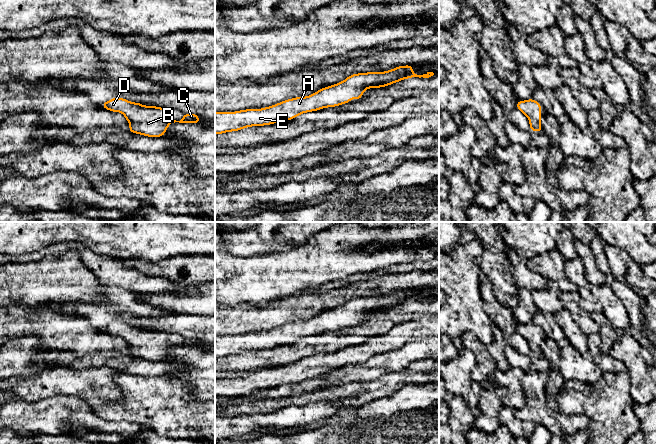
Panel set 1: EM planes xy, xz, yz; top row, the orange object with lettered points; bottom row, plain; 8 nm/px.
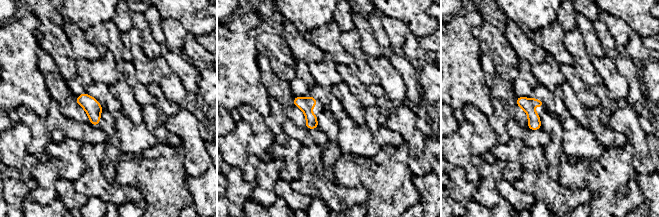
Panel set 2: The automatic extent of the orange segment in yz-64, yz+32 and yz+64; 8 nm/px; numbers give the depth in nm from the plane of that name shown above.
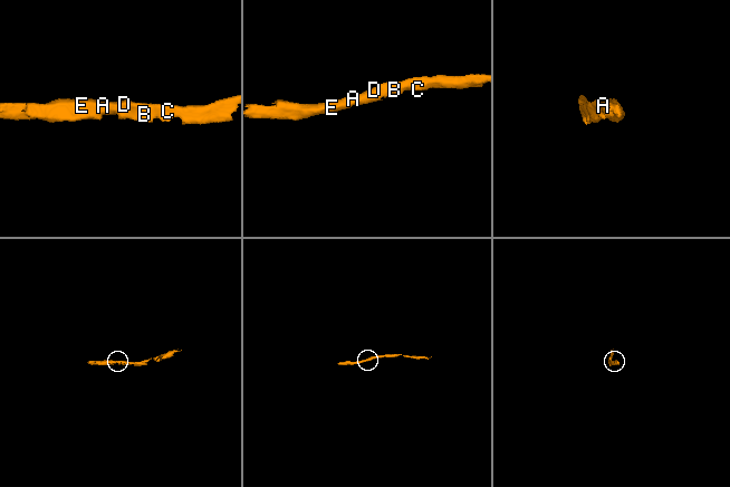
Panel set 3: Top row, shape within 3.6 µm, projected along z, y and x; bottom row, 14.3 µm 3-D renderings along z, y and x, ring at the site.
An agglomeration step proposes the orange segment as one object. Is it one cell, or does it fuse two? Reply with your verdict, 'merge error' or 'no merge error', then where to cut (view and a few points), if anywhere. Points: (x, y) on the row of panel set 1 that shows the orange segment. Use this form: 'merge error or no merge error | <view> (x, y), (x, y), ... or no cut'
no merge error | no cut

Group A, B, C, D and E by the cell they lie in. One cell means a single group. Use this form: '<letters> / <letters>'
A B C D E

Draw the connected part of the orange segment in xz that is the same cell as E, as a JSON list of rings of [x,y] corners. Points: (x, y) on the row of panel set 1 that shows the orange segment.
[[[399,66],[386,72],[353,74],[343,82],[320,89],[310,96],[288,99],[263,109],[215,112],[215,134],[294,119],[301,113],[348,103],[353,97],[359,100],[368,88],[385,87],[407,78],[429,78],[434,75],[433,72],[417,75],[412,66]]]

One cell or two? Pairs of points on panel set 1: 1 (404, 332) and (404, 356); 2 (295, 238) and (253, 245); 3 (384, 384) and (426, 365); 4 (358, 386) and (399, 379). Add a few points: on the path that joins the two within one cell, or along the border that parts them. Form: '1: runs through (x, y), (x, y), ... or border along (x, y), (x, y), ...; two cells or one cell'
1: border along (426, 337), (382, 353); two cells
2: runs through (285, 238), (263, 238); one cell
3: runs through (394, 381), (405, 370), (416, 366); one cell
4: runs through (368, 386), (384, 386), (389, 383); one cell

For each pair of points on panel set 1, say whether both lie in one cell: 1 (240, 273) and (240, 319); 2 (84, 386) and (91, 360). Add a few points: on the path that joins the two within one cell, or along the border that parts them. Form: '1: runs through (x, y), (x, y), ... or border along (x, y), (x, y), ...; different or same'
1: border along (258, 303), (225, 305); different
2: border along (65, 367), (73, 369), (109, 367), (112, 370); different

